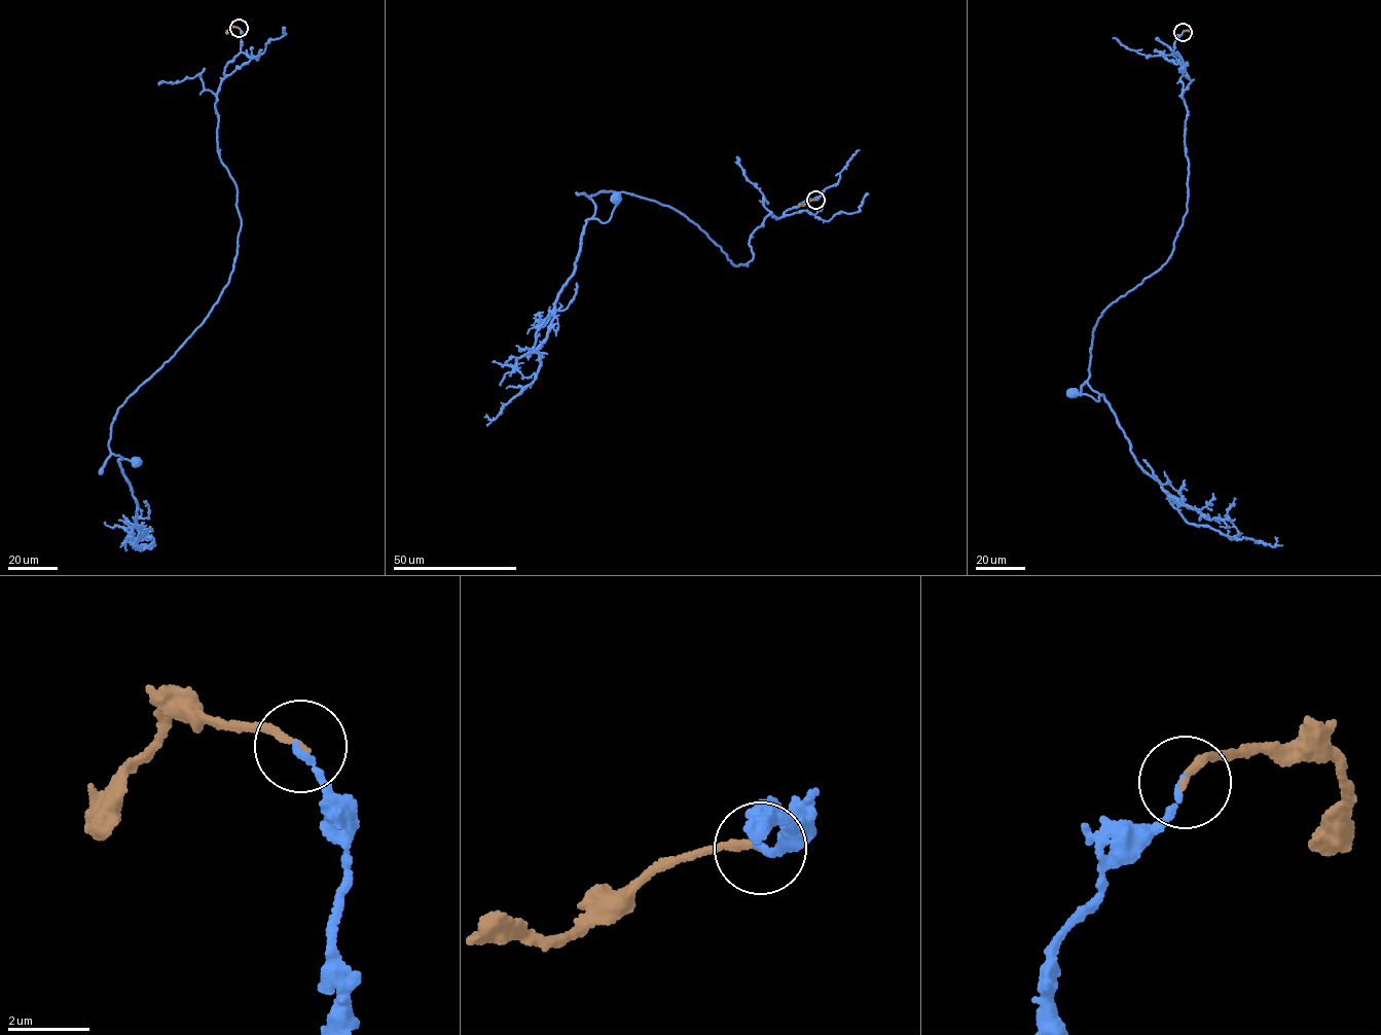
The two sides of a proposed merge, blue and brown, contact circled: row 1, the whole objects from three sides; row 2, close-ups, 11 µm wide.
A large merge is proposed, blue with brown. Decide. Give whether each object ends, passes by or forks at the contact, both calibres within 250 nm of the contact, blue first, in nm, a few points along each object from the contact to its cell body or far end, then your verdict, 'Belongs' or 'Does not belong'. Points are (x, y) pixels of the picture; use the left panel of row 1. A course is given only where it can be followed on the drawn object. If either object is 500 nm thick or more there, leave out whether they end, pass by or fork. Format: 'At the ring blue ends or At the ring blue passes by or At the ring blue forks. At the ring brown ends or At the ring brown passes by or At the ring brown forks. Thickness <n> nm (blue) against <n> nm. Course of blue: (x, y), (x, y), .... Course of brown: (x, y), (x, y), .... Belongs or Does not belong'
At the ring blue ends. At the ring brown ends. Thickness 160 nm (blue) against 190 nm. Course of blue: (239, 28), (215, 104), (238, 252), (204, 321), (118, 408), (109, 450), (138, 463). Course of brown: (239, 28), (231, 26), (225, 33). Belongs

